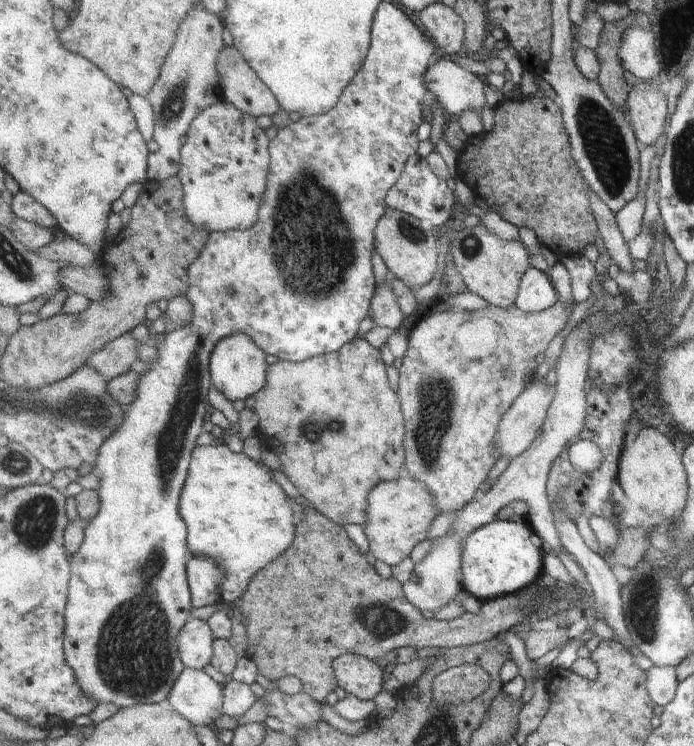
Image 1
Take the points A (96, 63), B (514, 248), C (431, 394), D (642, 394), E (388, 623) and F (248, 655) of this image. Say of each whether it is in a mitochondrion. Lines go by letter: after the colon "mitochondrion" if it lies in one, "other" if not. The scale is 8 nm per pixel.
A: other
B: other
C: mitochondrion
D: other
E: mitochondrion
F: other

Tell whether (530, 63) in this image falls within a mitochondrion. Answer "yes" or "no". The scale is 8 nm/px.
no

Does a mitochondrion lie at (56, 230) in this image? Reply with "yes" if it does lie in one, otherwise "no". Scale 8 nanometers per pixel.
no

